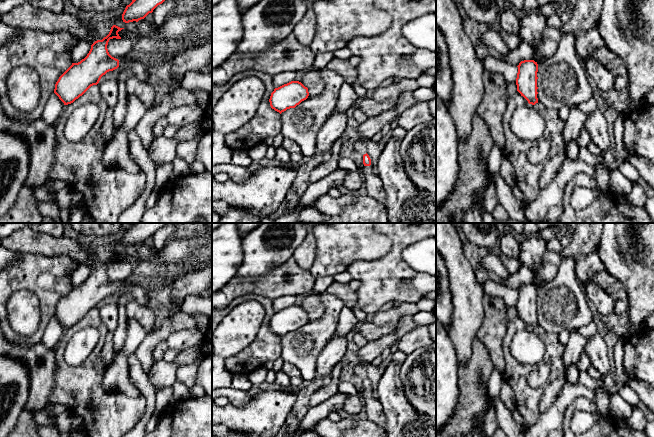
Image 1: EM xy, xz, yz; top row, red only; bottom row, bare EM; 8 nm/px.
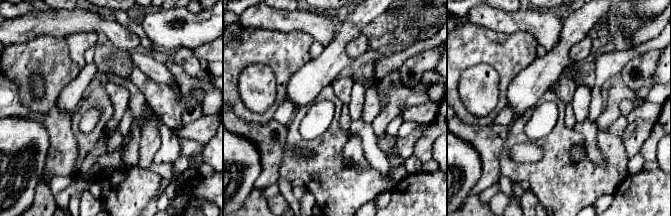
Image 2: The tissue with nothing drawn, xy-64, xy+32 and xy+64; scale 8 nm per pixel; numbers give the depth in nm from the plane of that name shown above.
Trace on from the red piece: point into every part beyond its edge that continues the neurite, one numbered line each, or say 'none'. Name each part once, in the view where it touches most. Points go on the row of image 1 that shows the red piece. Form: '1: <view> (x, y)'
1: xy (138, 68)

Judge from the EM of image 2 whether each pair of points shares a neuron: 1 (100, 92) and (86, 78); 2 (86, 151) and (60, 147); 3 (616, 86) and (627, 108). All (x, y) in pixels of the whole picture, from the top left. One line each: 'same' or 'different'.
1: different
2: different
3: different

